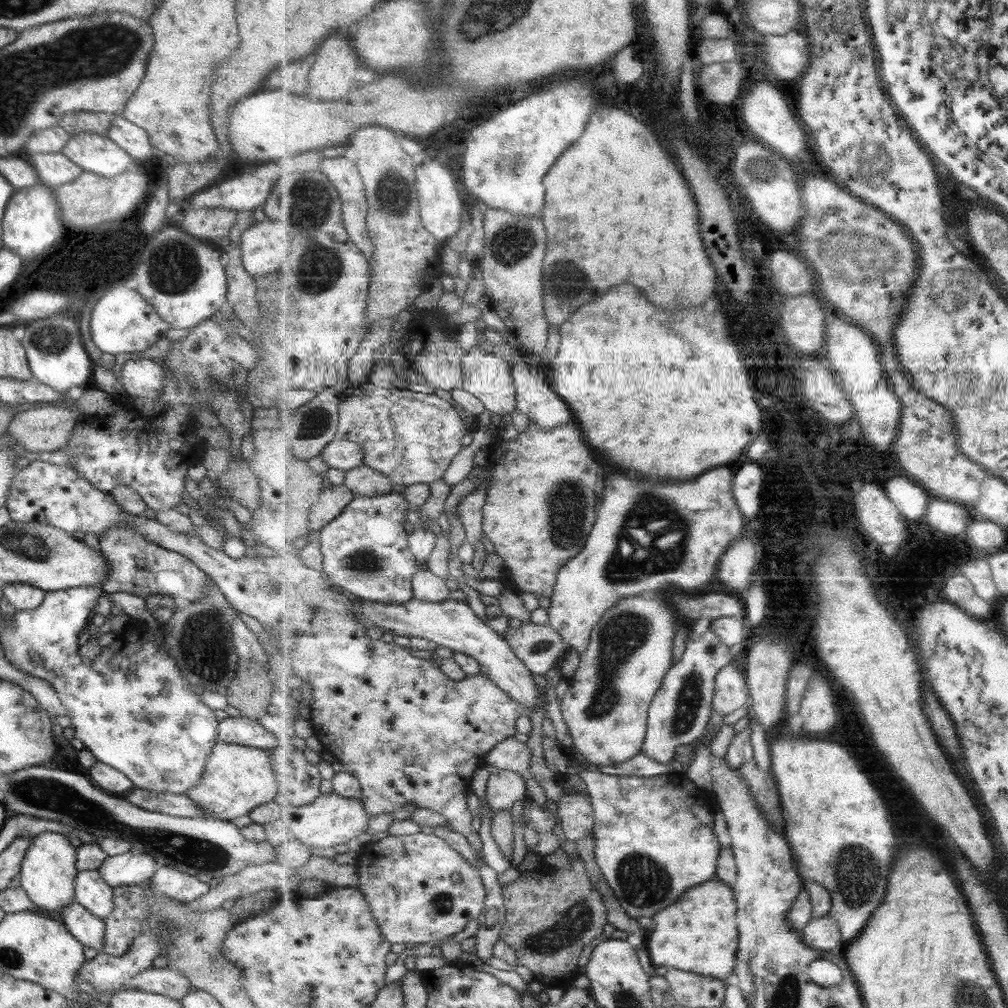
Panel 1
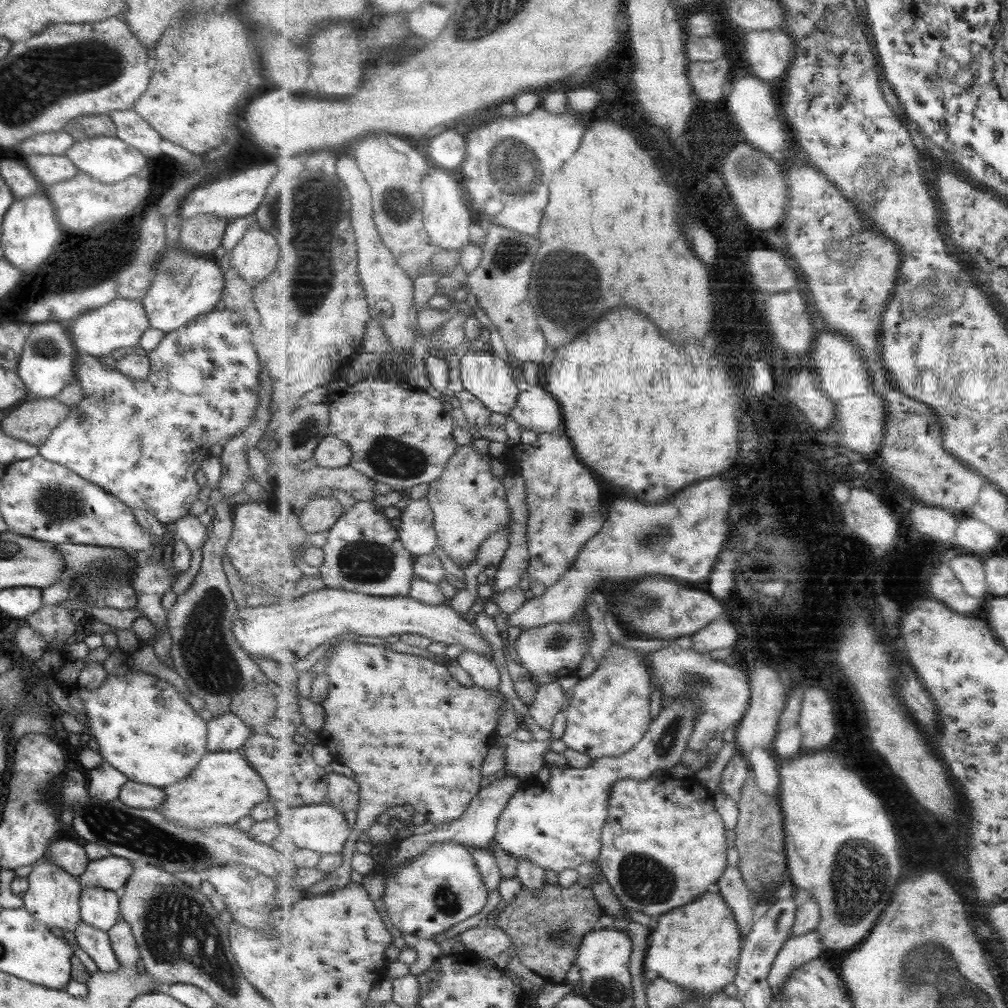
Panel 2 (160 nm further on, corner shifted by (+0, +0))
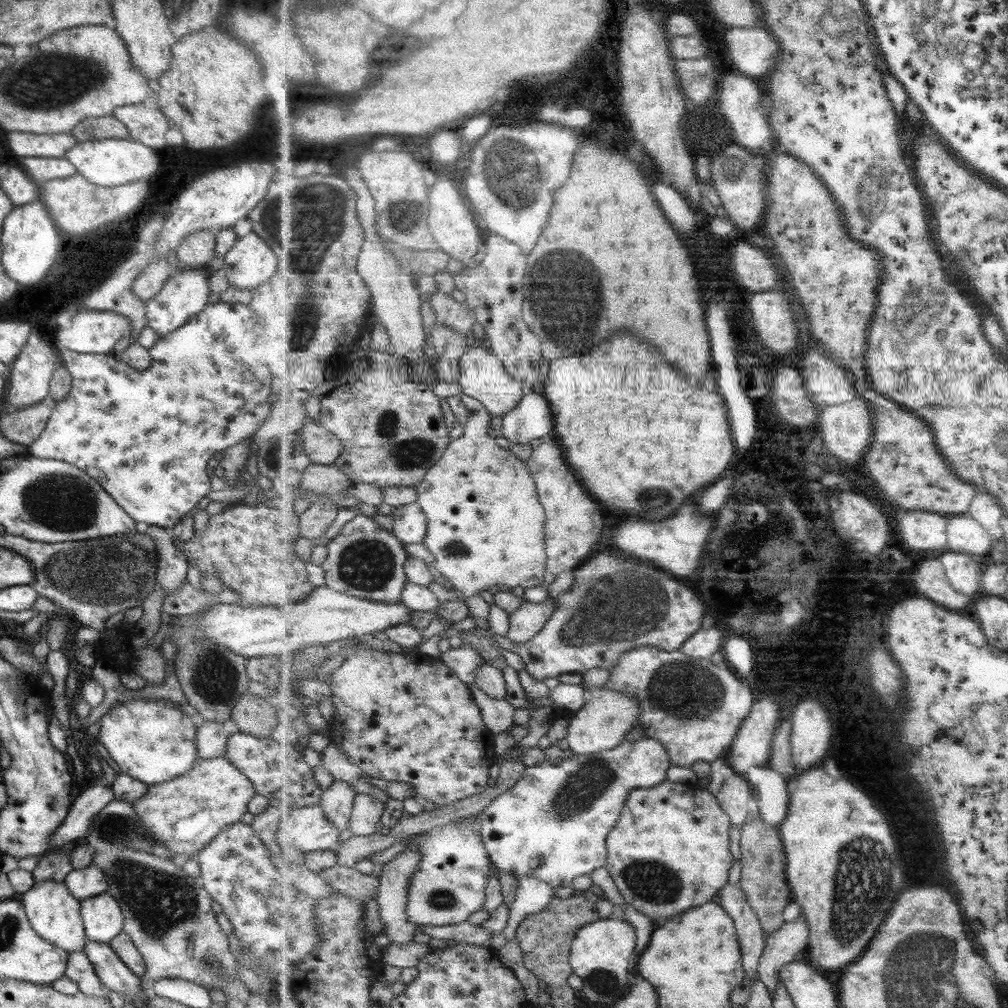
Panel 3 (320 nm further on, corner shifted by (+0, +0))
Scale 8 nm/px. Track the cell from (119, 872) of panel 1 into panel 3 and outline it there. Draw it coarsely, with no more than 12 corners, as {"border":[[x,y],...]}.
{"border":[[93,866],[72,870],[62,883],[79,902],[107,890]]}

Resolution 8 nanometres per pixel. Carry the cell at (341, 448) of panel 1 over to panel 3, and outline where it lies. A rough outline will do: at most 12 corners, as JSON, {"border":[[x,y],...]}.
{"border":[[312,413],[299,431],[313,463],[333,465],[343,442]]}

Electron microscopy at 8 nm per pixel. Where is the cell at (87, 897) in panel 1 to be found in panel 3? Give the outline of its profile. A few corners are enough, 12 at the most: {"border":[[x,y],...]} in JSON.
{"border":[[99,894],[79,902],[90,942],[109,944],[121,931],[115,899]]}

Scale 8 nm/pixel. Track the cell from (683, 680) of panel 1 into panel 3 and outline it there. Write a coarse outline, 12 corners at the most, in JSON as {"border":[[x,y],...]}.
{"border":[[666,746],[529,767],[479,814],[497,872],[551,887],[605,868]]}

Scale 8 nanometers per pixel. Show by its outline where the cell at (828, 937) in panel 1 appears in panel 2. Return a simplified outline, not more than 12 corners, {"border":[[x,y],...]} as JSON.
{"border":[[818,929],[789,938],[768,977],[774,996],[825,948]]}

